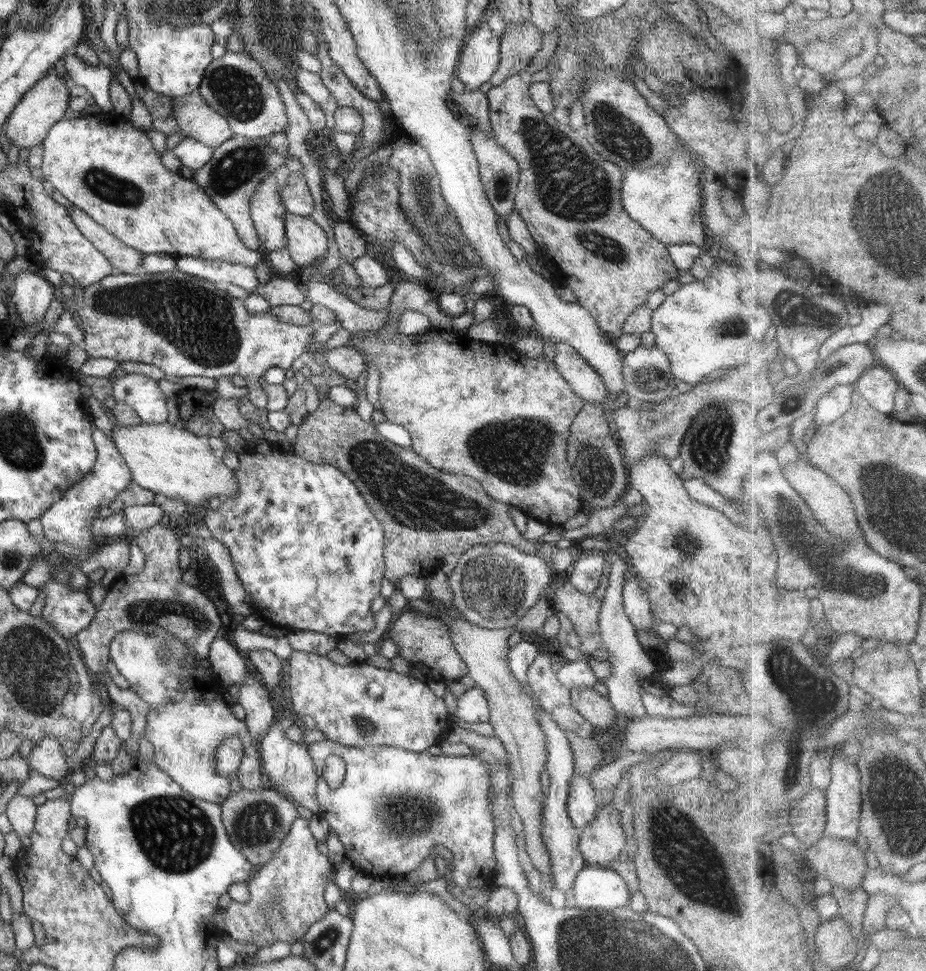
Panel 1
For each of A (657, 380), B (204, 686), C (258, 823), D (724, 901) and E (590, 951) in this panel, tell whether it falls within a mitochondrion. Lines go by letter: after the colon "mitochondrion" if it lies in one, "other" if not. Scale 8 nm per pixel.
A: mitochondrion
B: other
C: mitochondrion
D: mitochondrion
E: mitochondrion

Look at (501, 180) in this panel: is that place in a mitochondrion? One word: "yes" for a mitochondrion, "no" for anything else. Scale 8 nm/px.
yes

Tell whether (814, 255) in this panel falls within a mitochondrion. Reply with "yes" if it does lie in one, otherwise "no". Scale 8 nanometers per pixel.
no

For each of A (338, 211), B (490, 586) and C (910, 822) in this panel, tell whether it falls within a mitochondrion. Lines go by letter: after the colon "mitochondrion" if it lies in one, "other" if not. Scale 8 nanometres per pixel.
A: other
B: mitochondrion
C: mitochondrion

